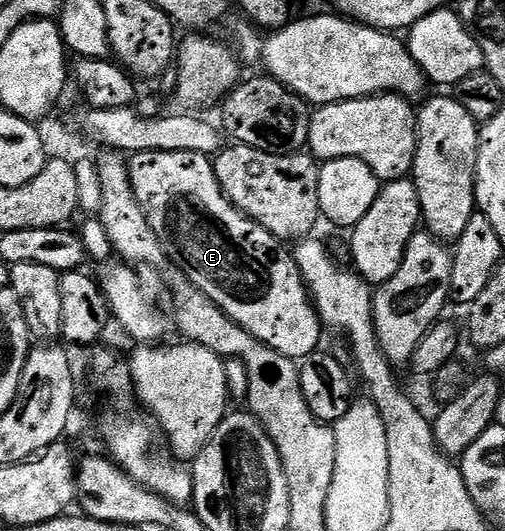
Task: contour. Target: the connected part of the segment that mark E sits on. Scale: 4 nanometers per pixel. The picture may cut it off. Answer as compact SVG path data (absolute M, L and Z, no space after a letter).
M194 152L131 155L128 176L132 181L132 191L138 204L142 204L142 212L146 212L150 228L154 228L154 236L158 236L171 265L182 271L189 282L193 282L219 310L224 311L226 317L250 332L250 336L293 360L303 360L307 354L317 353L322 323L296 267L293 251L289 247L287 250L281 239L266 232L266 228L248 218L224 195L212 164L209 155Z

